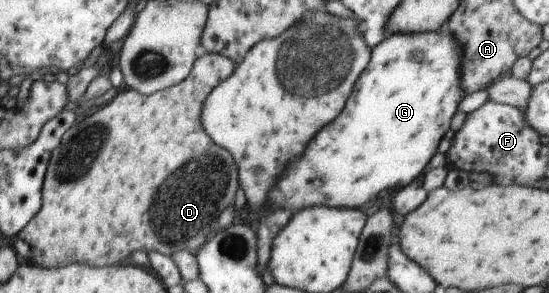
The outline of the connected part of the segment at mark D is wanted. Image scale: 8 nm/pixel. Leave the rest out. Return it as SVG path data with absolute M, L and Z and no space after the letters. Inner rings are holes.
M202 52L195 59L189 76L179 84L157 91L149 96L142 95L133 89L123 90L123 92L117 93L111 102L100 107L97 112L86 114L89 118L85 118L81 124L75 123L71 126L61 137L61 144L51 153L42 186L42 207L17 236L17 238L25 240L27 244L31 245L32 256L27 262L45 267L67 266L67 264L73 264L73 262L83 262L83 264L89 264L89 266L103 266L103 264L119 264L135 250L145 250L145 252L157 250L157 252L163 252L167 256L171 256L174 252L180 250L188 250L195 255L204 245L204 242L219 230L217 222L219 214L233 202L237 189L240 187L236 162L229 156L229 152L217 148L217 145L211 142L211 138L207 136L201 122L206 98L218 84L229 78L235 69L236 64L230 58L217 53ZM205 156L211 156L211 158L207 158L207 164L201 164L201 168L199 168L199 164L195 164L195 170L183 170L193 160L201 162Z

